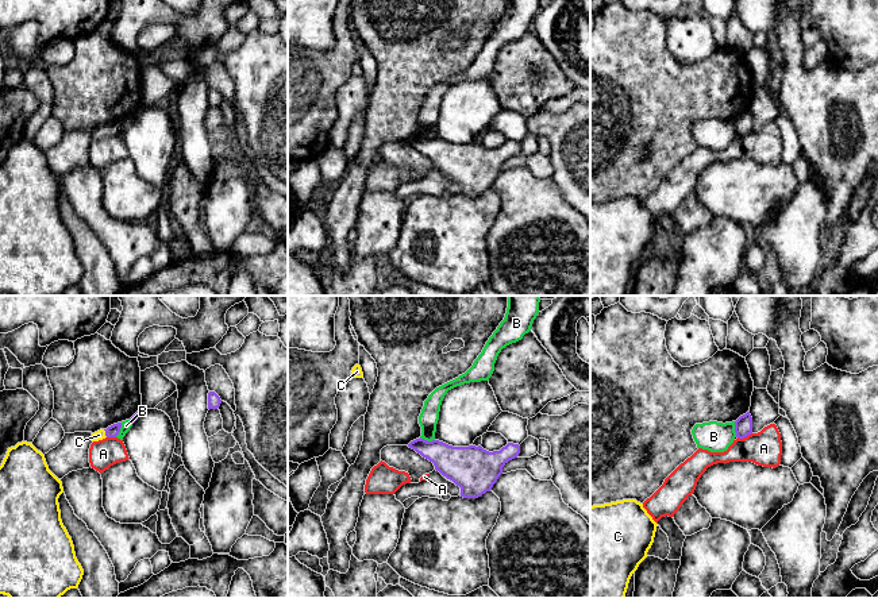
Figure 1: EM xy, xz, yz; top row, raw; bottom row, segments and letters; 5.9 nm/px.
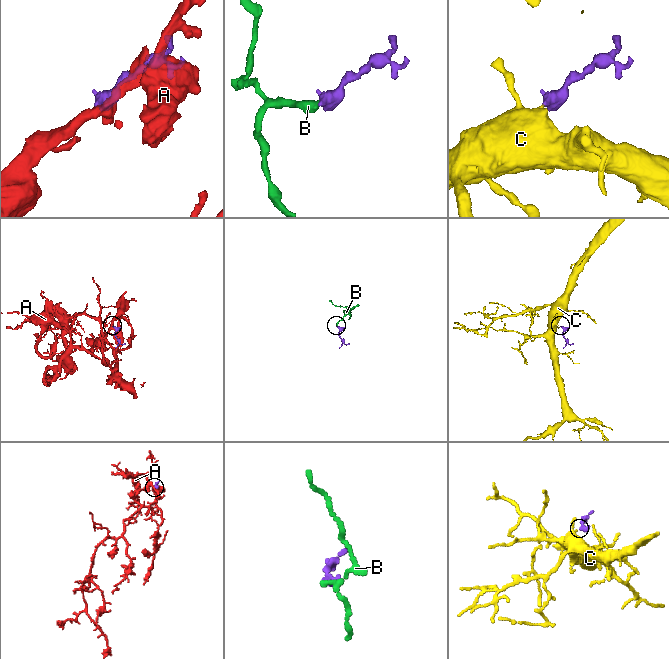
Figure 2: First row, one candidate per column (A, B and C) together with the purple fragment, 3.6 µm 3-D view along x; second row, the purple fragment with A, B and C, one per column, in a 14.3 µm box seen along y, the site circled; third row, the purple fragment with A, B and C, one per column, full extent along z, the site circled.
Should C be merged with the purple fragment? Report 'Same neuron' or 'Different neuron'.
Same neuron

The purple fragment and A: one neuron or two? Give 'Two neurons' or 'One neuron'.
Two neurons

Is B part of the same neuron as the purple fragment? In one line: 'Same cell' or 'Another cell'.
Another cell

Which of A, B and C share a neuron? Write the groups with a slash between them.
A / B / C

